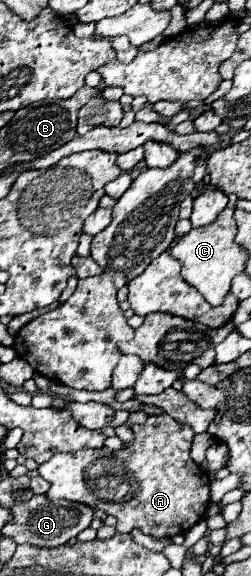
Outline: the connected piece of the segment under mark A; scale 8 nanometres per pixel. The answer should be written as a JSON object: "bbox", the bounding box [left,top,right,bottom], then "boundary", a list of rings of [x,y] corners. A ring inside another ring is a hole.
{"bbox":[38,415,210,539],"boundary":[[[150,415],[144,425],[132,425],[134,441],[126,449],[80,449],[76,453],[52,455],[38,467],[40,477],[50,483],[46,497],[50,501],[68,499],[104,509],[118,519],[118,531],[140,529],[156,539],[186,533],[204,515],[210,505],[210,477],[190,459],[194,431],[180,425],[170,415]]]}

